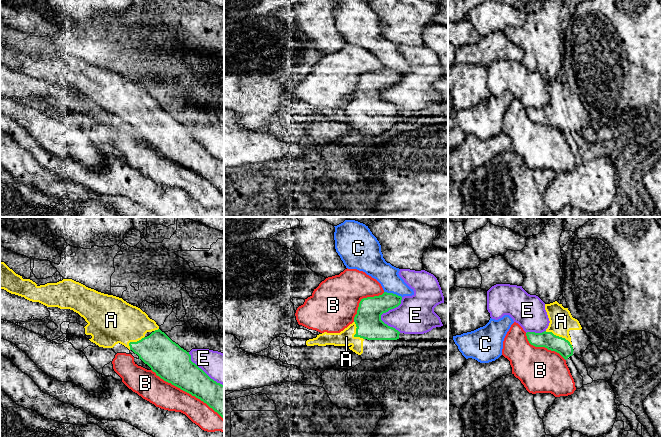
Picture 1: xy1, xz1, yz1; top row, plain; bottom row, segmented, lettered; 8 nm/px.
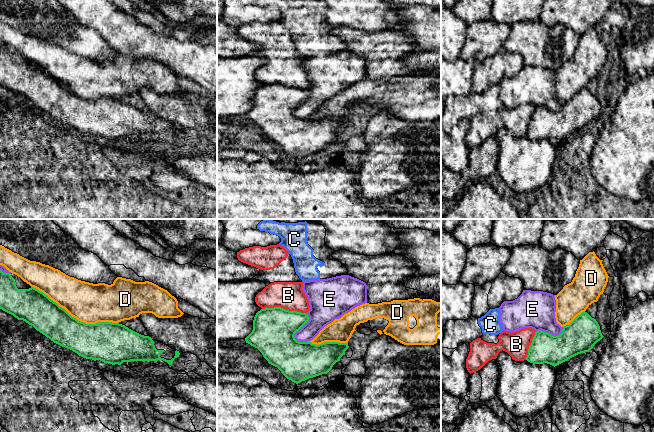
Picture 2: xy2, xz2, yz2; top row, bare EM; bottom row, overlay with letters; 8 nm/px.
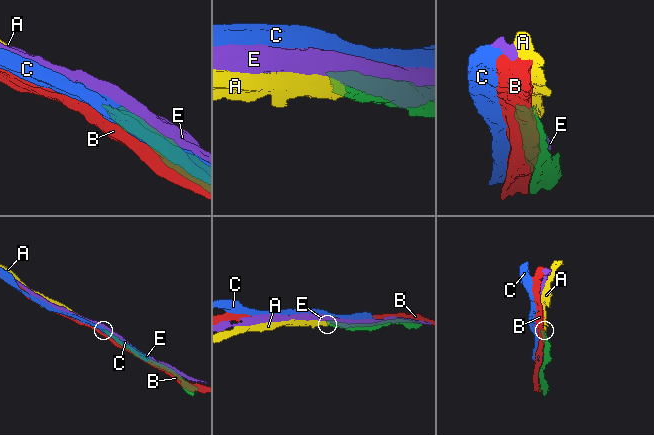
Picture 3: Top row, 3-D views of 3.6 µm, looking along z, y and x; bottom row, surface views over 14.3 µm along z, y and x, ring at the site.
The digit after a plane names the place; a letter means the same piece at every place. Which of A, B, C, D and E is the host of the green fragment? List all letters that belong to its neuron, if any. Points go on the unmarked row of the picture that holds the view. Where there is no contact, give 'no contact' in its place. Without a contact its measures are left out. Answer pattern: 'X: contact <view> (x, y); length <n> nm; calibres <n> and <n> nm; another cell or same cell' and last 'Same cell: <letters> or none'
A: contact yz1 (560, 113); length 260 nm; calibres 130 and 190 nm; same cell
B: contact xy1 (187, 168); length 700 nm; calibres 280 and 220 nm; another cell
C: contact xz1 (392, 69); length 150 nm; calibres 200 and 180 nm; another cell
D: contact xy2 (75, 94); length 750 nm; calibres 280 and 320 nm; another cell
E: contact xz1 (382, 89); length 280 nm; calibres 220 and 280 nm; another cell
Same cell: A

